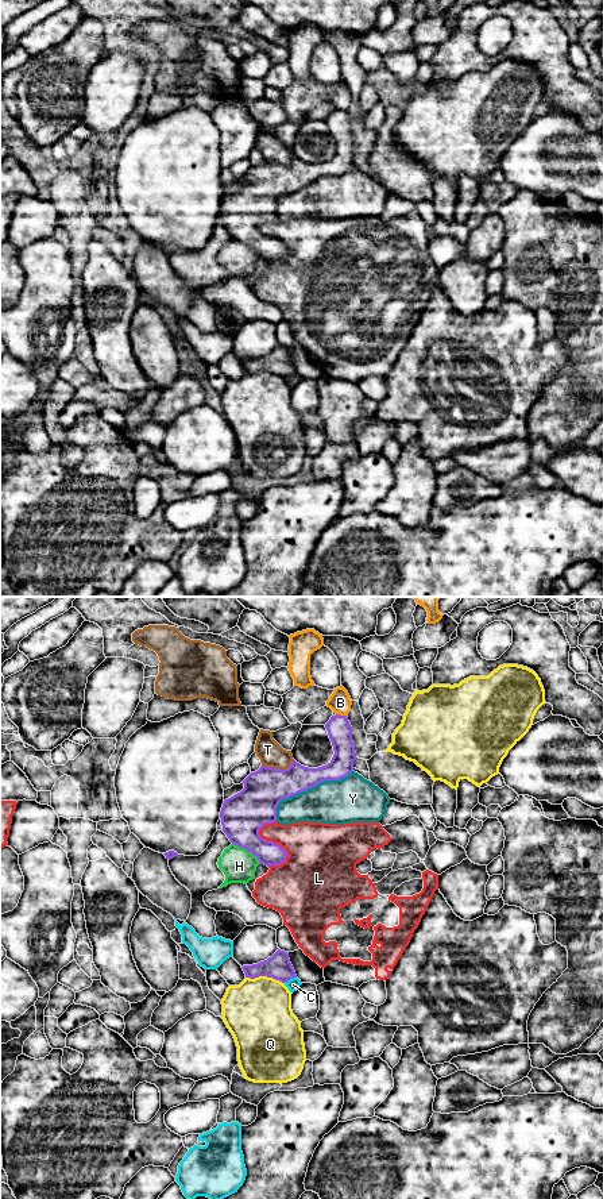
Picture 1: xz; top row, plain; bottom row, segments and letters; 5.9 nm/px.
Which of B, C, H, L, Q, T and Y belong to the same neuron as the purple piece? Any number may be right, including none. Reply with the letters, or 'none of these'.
none of these

